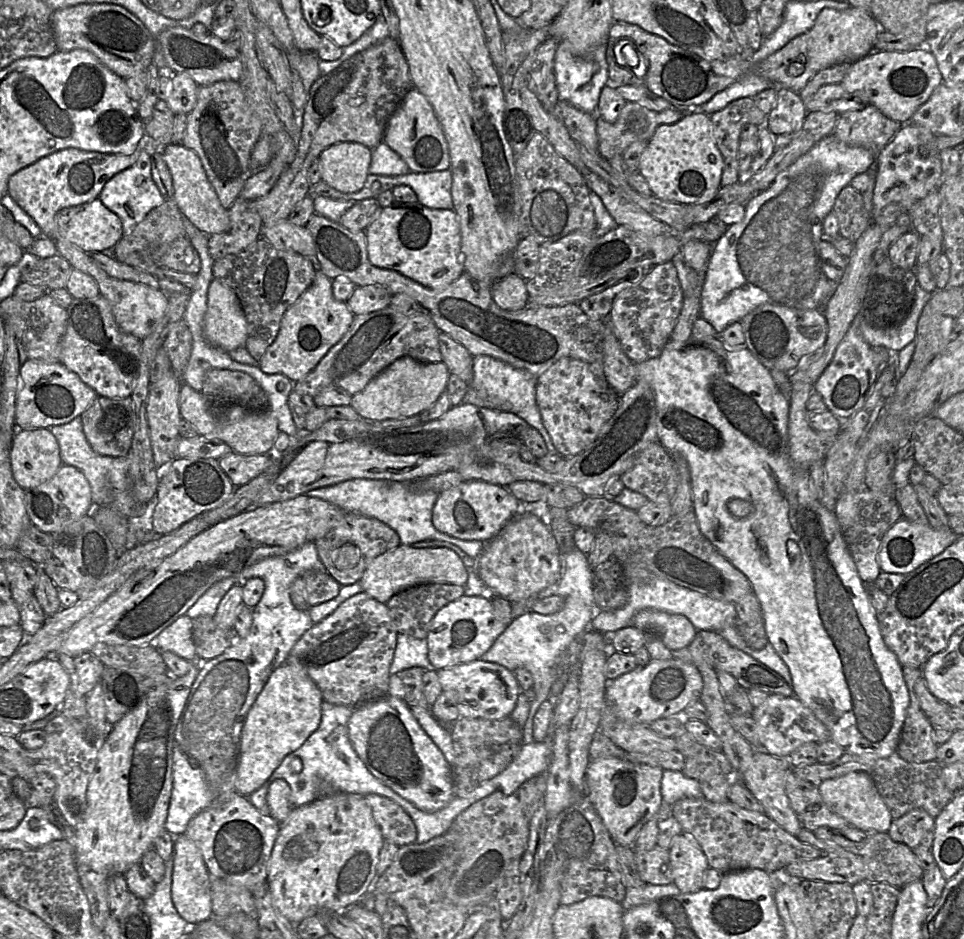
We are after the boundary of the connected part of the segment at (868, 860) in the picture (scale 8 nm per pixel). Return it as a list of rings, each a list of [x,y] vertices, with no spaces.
[[[804,828],[795,837],[830,857],[860,858],[865,865],[865,882],[869,885],[881,882],[901,889],[905,885],[921,879],[924,871],[912,849],[903,843],[893,841],[887,832],[869,834],[865,838],[866,842],[861,847],[847,848],[843,848],[833,842],[820,840],[816,838],[814,832]]]

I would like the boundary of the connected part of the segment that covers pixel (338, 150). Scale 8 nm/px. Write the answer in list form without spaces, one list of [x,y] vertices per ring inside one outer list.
[[[359,143],[329,146],[317,159],[321,181],[339,192],[356,192],[366,181],[371,157],[372,149]]]

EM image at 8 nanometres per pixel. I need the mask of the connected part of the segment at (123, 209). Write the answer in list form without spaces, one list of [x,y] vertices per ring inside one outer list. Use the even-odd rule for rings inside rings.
[[[146,151],[131,167],[114,175],[103,187],[98,199],[121,220],[123,235],[130,233],[154,208],[166,201],[152,178],[152,158]]]

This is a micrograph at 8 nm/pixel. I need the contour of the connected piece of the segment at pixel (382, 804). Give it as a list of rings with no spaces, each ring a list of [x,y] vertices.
[[[367,794],[364,798],[371,808],[384,842],[392,842],[398,847],[415,843],[416,826],[403,808],[384,796]]]

